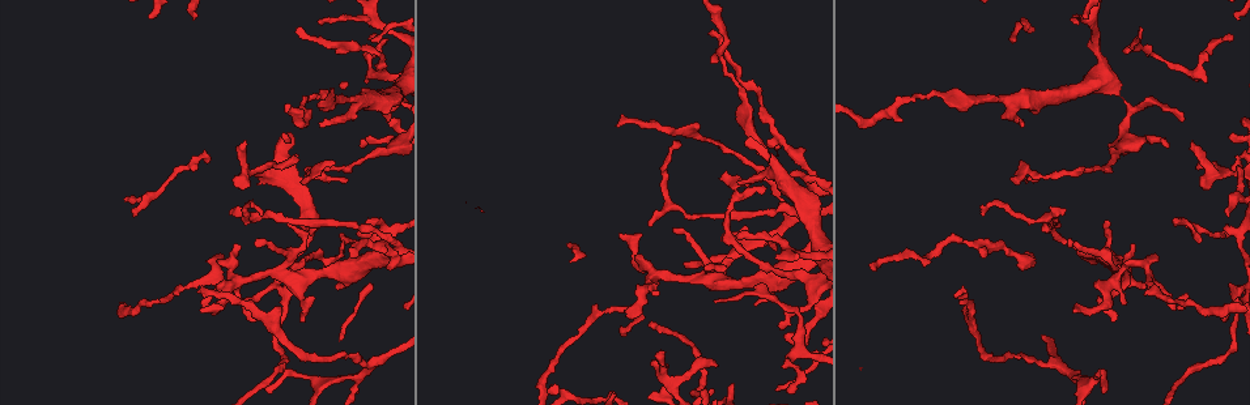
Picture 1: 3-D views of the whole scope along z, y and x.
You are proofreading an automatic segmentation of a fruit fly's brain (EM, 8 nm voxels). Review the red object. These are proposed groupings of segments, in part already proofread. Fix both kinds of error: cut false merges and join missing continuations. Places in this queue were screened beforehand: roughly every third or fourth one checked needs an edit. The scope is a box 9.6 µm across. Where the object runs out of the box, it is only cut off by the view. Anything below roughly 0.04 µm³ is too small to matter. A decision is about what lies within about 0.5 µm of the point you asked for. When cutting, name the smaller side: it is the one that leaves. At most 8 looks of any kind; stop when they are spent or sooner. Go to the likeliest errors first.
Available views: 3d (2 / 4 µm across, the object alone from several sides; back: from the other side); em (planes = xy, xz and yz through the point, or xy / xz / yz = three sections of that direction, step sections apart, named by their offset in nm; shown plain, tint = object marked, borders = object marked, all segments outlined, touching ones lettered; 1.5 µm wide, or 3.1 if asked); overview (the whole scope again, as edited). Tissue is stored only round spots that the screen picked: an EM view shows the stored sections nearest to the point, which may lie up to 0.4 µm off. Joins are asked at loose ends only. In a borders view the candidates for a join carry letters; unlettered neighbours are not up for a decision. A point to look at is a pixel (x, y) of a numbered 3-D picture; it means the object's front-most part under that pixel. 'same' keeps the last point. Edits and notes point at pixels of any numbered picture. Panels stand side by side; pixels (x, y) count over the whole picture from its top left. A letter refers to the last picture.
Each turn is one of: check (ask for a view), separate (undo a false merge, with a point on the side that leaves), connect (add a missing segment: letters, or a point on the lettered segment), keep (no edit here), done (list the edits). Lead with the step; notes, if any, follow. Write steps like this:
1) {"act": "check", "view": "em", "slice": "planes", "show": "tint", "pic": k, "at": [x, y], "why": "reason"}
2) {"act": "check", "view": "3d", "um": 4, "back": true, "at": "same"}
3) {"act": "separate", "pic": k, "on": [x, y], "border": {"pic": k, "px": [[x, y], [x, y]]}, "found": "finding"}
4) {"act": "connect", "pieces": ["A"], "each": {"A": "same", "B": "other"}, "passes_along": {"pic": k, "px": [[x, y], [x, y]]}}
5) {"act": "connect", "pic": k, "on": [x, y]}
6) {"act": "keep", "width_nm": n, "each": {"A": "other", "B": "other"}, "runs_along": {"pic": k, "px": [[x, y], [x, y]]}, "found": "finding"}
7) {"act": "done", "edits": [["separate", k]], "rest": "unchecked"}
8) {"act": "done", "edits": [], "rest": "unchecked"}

{"act": "check", "view": "3d", "um": 4, "pic": 1, "at": [260, 216], "why": "tapers out"}

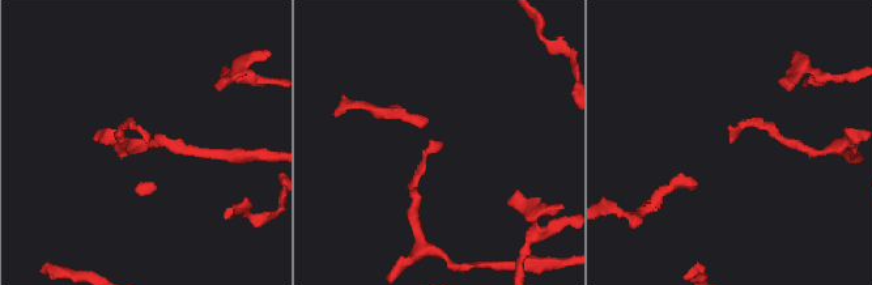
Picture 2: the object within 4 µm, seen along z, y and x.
{"act": "check", "view": "em", "slice": "planes", "show": "tint", "pic": 2, "at": [730, 139]}

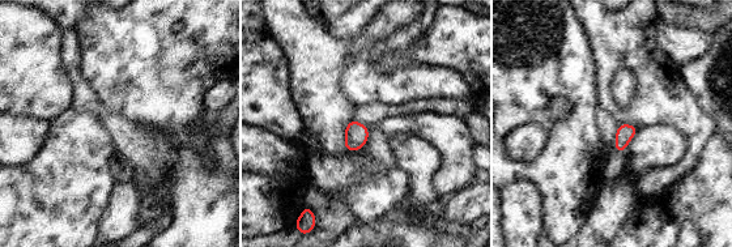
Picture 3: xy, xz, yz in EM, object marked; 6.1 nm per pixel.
{"act": "check", "view": "em", "slice": "planes", "show": "borders", "at": "same"}

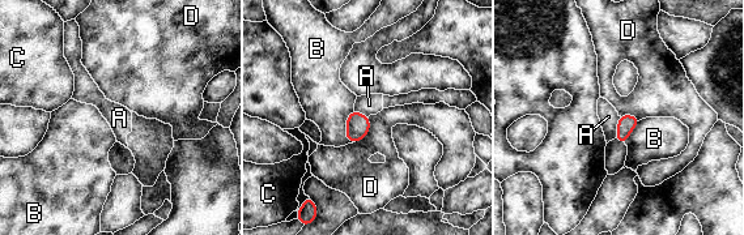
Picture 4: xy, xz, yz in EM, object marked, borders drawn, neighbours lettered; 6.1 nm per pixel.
{"act": "keep", "each": {"A": "other", "B": "other", "C": "other", "D": "other"}, "border": {"pic": 4, "px": [[620, 116], [615, 137]]}, "found": "no lettered segment goes on from it"}

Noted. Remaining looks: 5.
{"act": "check", "view": "em", "slice": "planes", "show": "borders", "pic": 1, "at": [765, 188], "why": "free end"}

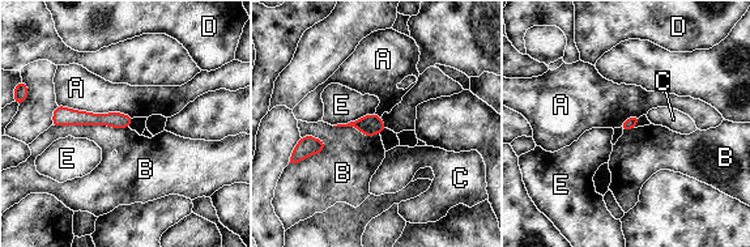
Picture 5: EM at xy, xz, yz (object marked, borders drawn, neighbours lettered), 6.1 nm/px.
{"act": "keep", "longest_contact_nm": ["B", 480], "each": {"A": "other", "B": "other", "C": "other", "D": "other", "E": "other"}, "runs_along": {"pic": 5, "px": [[55, 116], [128, 120]]}, "found": "no lettered segment goes on from it"}

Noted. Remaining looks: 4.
{"act": "check", "view": "em", "slice": "xz", "step": 8, "show": "borders", "pic": 1, "at": [961, 243], "why": "narrows sharply"}

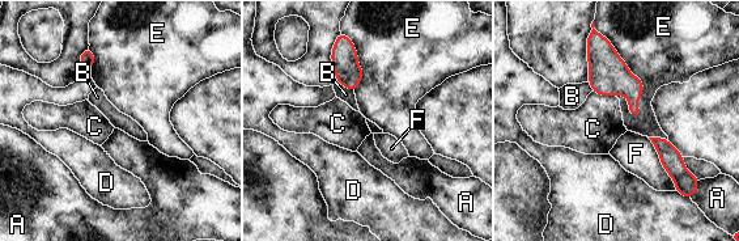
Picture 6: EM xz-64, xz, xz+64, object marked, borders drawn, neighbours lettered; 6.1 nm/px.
{"act": "keep", "each": {"A": "other", "B": "other", "C": "other", "D": "other", "E": "other", "F": "other"}, "border": {"pic": 6, "px": [[593, 91], [599, 94], [615, 96]]}, "found": "continuous, no second cell"}

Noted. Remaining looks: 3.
{"act": "done", "edits": [], "rest": "unchecked"}

